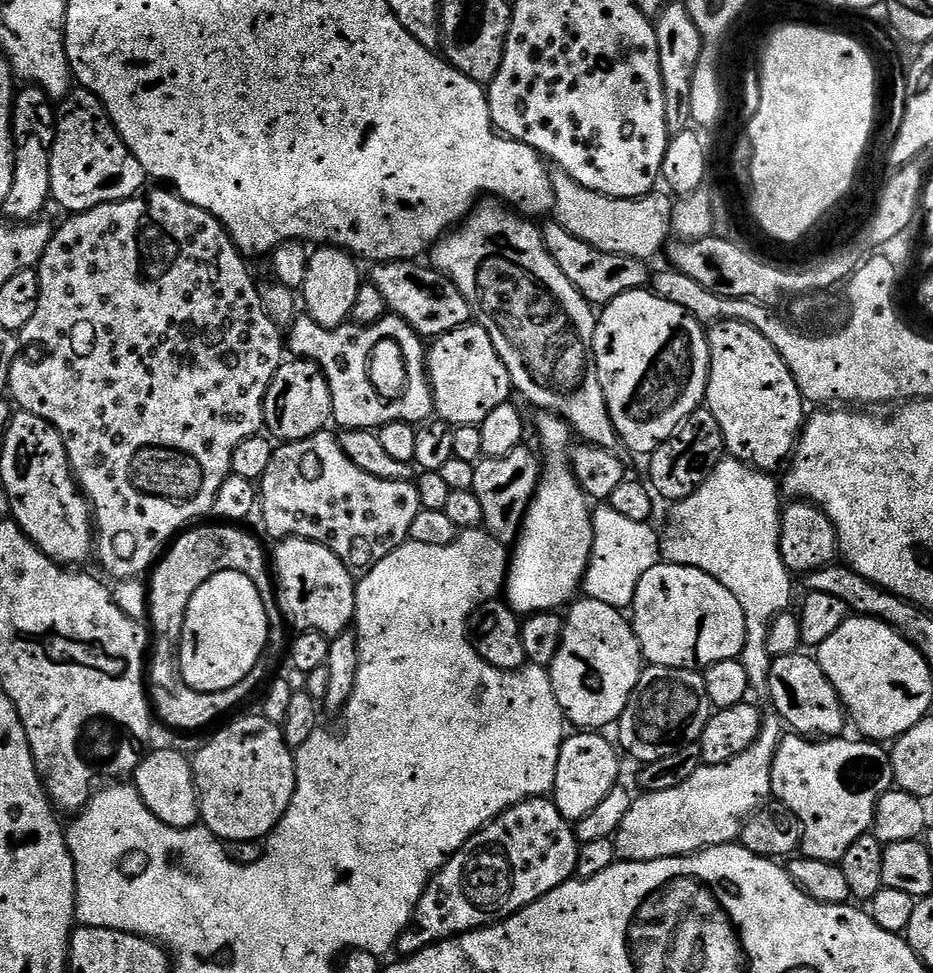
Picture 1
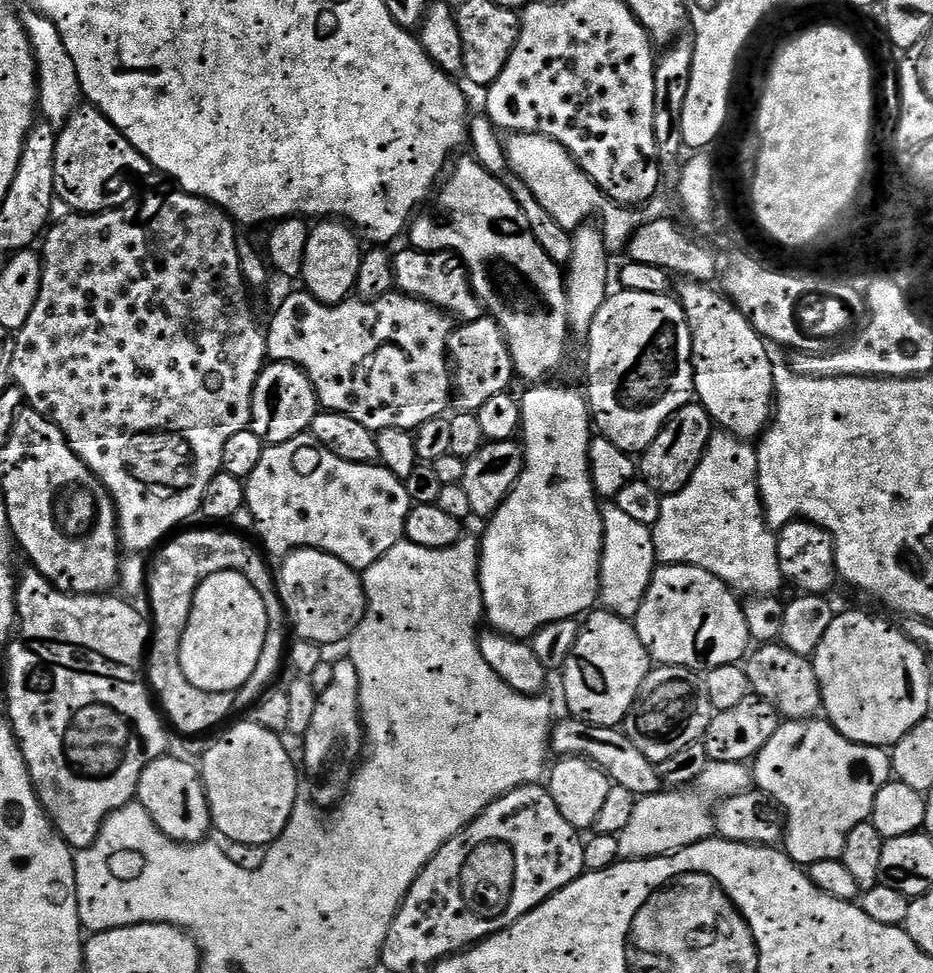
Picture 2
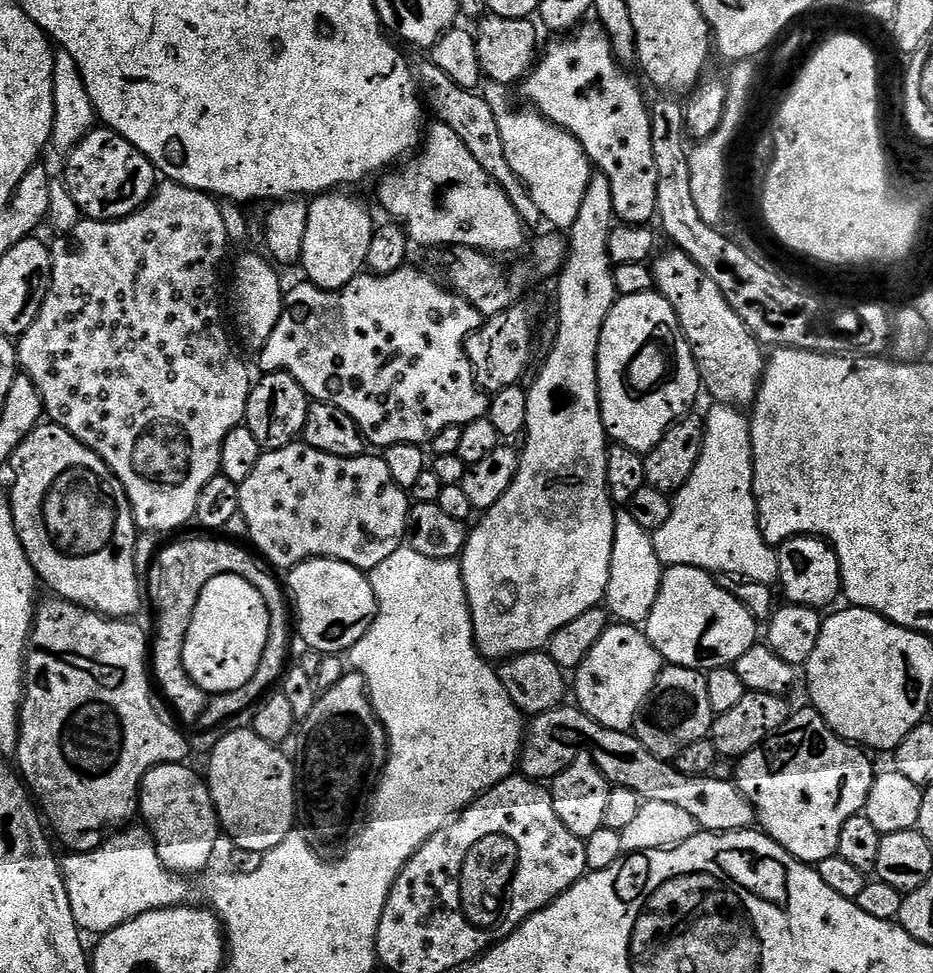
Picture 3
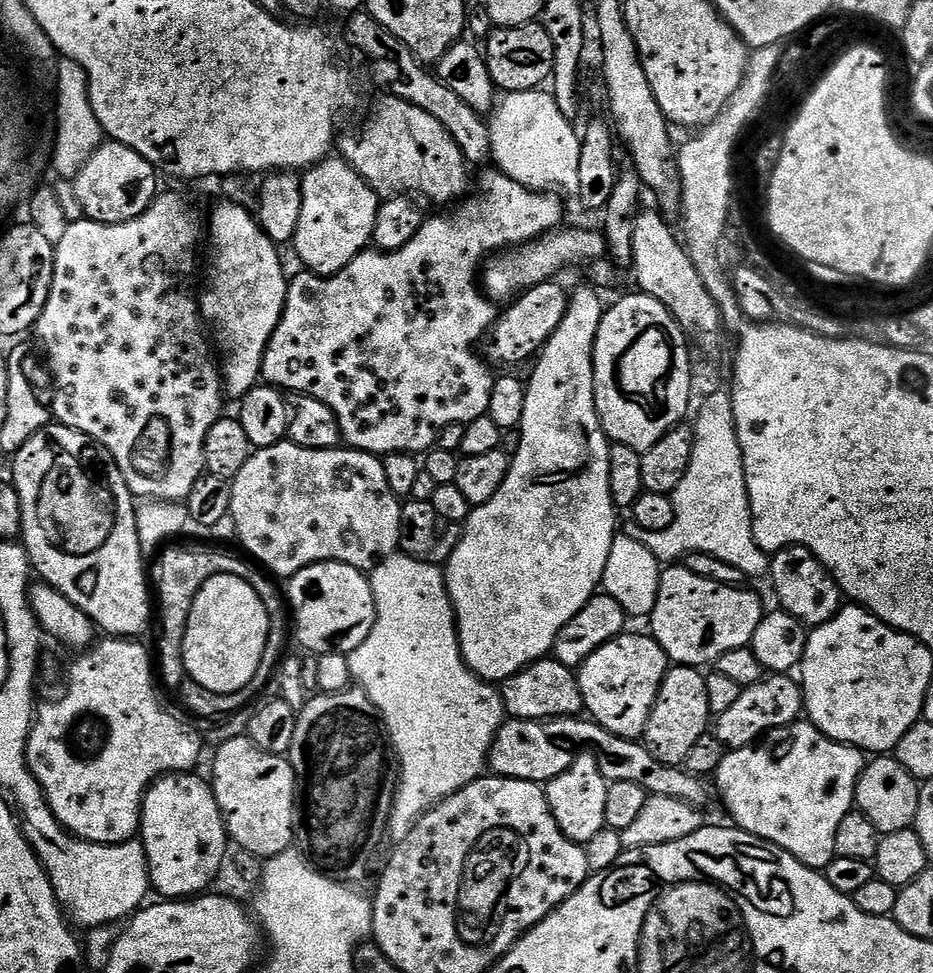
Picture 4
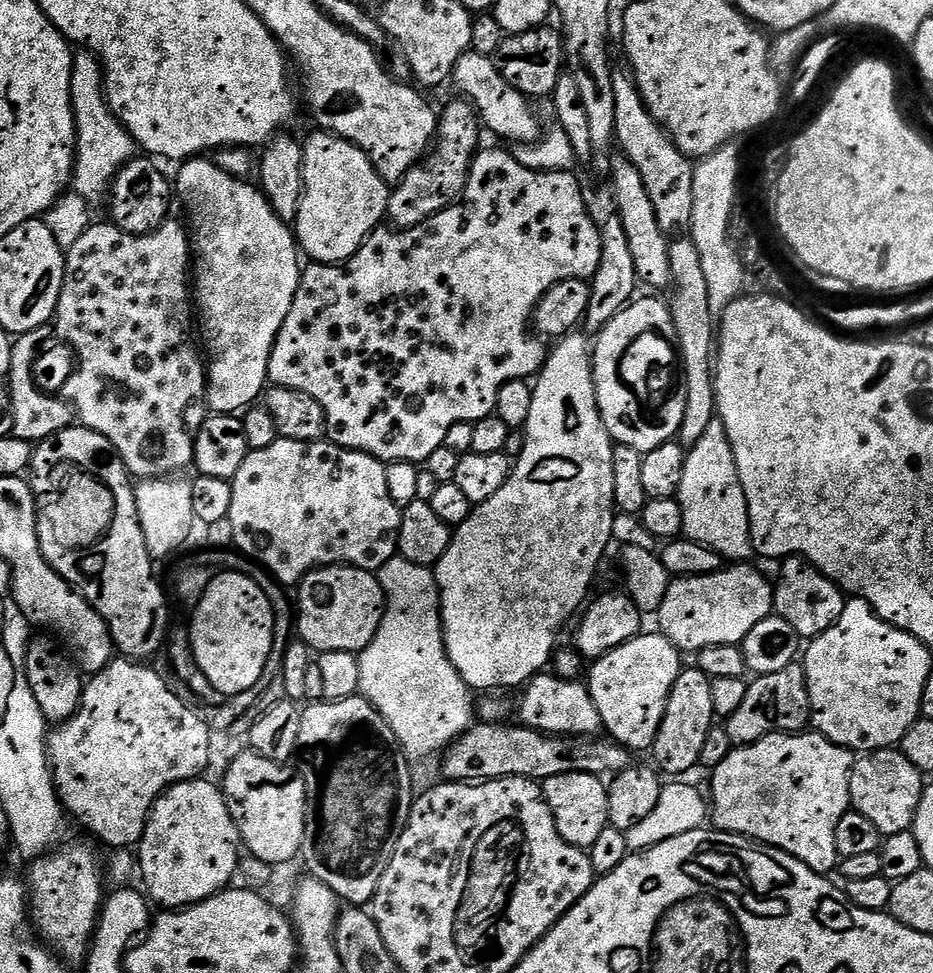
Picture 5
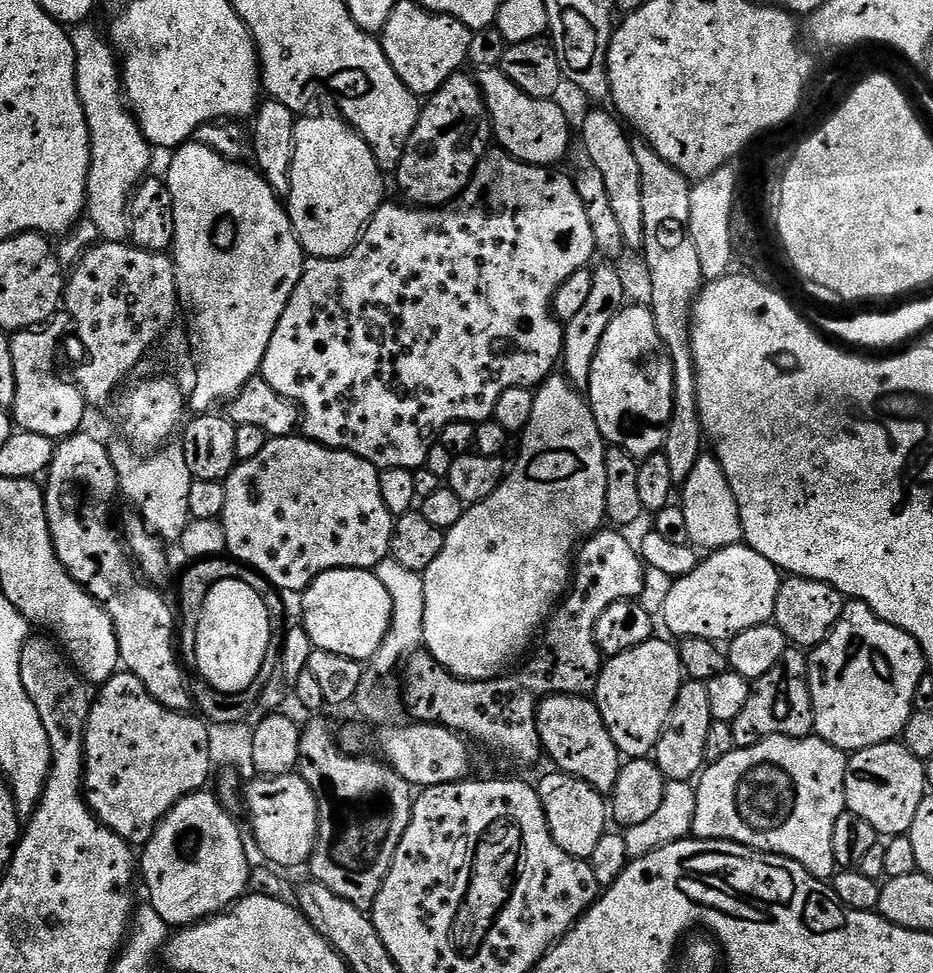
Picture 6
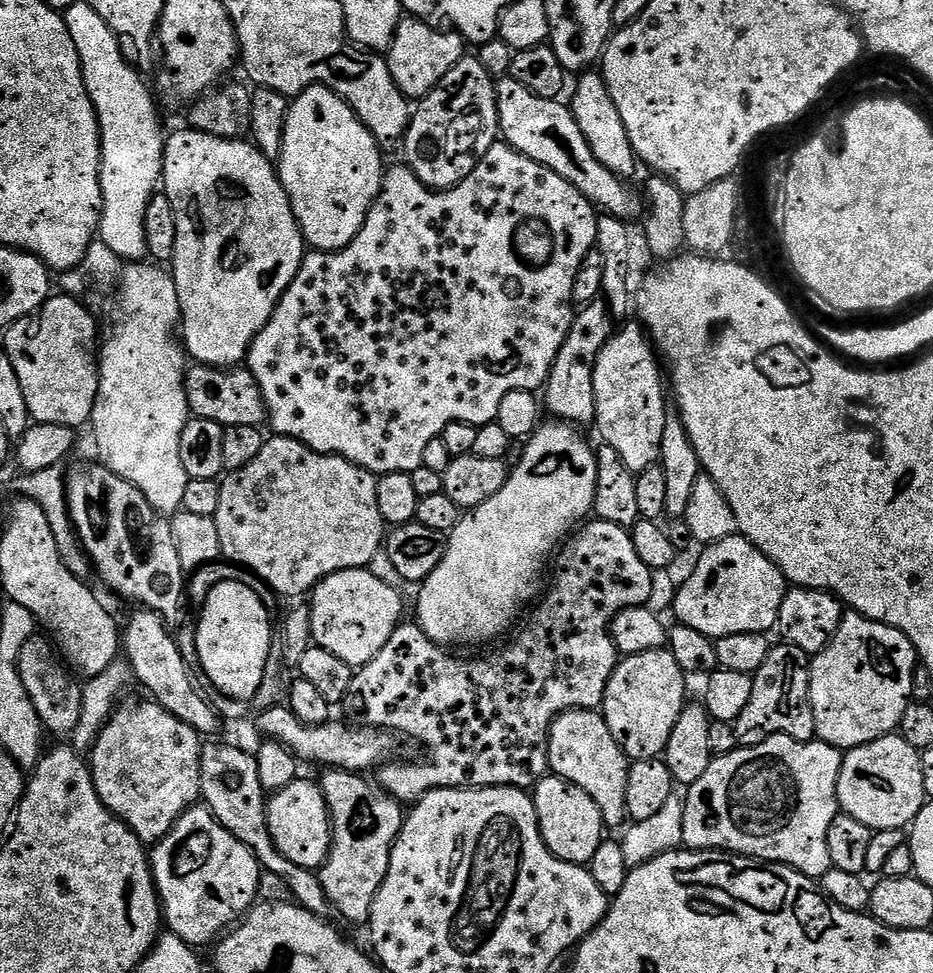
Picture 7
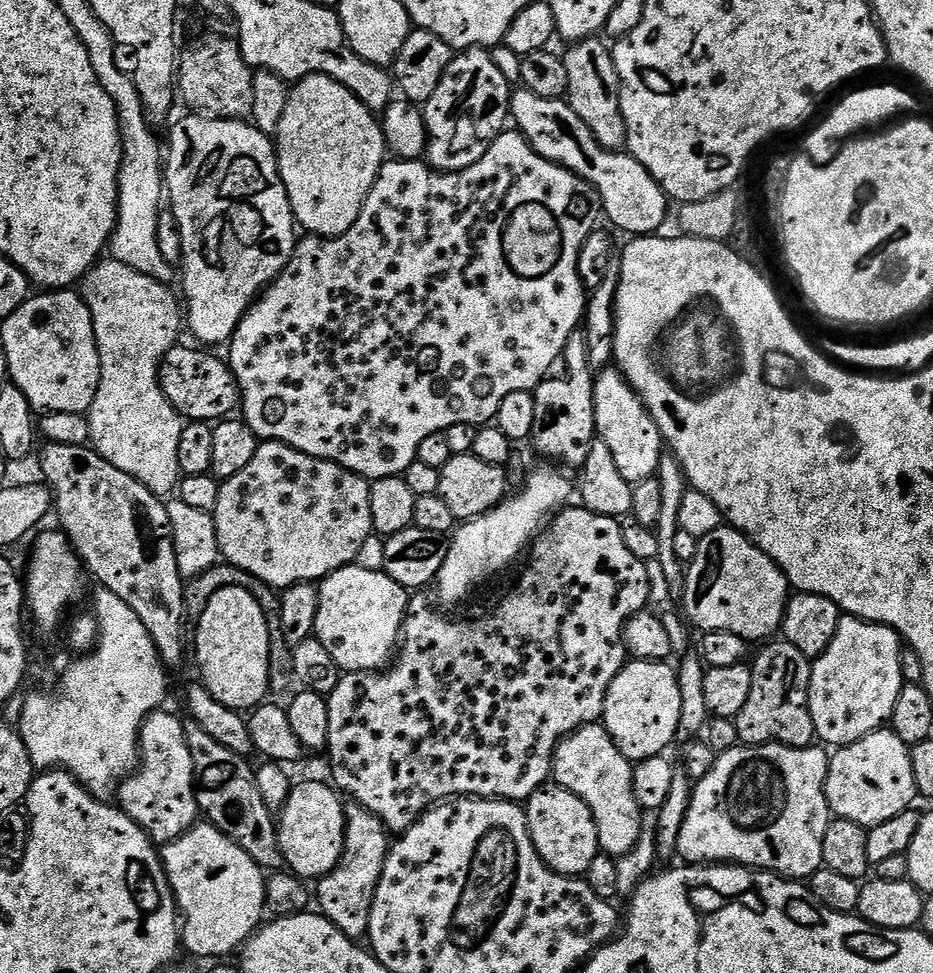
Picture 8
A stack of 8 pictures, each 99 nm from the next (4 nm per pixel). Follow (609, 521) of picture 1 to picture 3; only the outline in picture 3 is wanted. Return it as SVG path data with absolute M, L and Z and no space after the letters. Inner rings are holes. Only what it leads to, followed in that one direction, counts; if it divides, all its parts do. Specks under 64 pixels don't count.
M626 510L617 511L610 582L604 595L607 611L621 624L647 625L650 610L654 610L658 598L661 575L662 565L654 550L652 533L642 530Z

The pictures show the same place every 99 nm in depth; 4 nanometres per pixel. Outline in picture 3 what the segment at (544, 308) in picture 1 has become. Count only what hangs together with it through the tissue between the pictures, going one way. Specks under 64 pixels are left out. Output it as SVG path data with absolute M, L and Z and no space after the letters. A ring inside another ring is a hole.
M429 123L422 136L422 147L403 168L404 172L397 176L383 177L380 204L407 232L413 245L436 249L441 246L478 248L489 254L516 252L523 246L526 227L510 198L502 186L478 166L477 159L450 126Z

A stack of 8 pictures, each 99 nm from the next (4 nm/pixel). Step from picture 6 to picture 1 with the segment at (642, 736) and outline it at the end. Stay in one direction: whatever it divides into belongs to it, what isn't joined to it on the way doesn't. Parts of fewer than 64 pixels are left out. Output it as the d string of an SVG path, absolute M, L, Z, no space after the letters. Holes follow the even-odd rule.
M587 598L577 599L567 609L562 646L558 646L550 671L558 706L573 729L604 730L607 724L615 725L645 667L636 632L621 609Z

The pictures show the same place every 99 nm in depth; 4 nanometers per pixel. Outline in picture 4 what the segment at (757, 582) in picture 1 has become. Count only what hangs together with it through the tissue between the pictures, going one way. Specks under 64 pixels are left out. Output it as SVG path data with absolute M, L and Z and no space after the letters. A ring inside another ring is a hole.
M723 390L711 395L699 411L694 421L694 454L686 478L678 482L671 497L674 522L670 522L666 530L647 532L637 524L629 523L626 535L641 540L661 562L680 562L685 556L697 552L722 558L722 562L734 566L734 570L742 570L745 578L769 575L769 553L763 552L754 538L746 470L736 433L731 391Z

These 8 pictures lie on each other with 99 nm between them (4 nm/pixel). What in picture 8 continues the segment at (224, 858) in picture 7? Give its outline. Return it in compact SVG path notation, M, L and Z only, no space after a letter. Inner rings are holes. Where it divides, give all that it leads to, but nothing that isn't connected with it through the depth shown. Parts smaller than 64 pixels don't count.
M197 823L189 832L163 845L162 859L172 892L182 913L182 944L196 956L228 956L243 949L249 938L258 931L266 916L264 907L265 873L226 834L210 823Z

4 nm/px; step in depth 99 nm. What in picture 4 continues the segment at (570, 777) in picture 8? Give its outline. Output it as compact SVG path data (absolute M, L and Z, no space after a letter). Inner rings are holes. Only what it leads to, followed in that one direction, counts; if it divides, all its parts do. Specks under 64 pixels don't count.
M555 658L537 660L510 679L503 681L499 689L504 699L504 711L518 720L550 720L562 716L580 716L585 711L584 699L580 693L577 673Z

